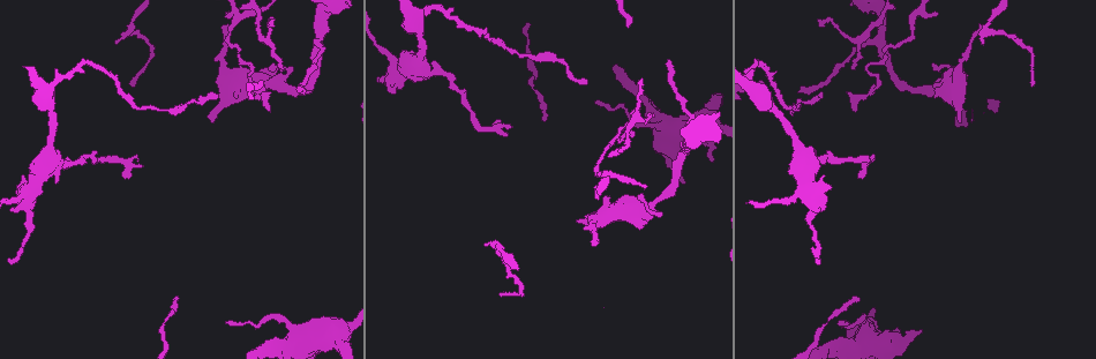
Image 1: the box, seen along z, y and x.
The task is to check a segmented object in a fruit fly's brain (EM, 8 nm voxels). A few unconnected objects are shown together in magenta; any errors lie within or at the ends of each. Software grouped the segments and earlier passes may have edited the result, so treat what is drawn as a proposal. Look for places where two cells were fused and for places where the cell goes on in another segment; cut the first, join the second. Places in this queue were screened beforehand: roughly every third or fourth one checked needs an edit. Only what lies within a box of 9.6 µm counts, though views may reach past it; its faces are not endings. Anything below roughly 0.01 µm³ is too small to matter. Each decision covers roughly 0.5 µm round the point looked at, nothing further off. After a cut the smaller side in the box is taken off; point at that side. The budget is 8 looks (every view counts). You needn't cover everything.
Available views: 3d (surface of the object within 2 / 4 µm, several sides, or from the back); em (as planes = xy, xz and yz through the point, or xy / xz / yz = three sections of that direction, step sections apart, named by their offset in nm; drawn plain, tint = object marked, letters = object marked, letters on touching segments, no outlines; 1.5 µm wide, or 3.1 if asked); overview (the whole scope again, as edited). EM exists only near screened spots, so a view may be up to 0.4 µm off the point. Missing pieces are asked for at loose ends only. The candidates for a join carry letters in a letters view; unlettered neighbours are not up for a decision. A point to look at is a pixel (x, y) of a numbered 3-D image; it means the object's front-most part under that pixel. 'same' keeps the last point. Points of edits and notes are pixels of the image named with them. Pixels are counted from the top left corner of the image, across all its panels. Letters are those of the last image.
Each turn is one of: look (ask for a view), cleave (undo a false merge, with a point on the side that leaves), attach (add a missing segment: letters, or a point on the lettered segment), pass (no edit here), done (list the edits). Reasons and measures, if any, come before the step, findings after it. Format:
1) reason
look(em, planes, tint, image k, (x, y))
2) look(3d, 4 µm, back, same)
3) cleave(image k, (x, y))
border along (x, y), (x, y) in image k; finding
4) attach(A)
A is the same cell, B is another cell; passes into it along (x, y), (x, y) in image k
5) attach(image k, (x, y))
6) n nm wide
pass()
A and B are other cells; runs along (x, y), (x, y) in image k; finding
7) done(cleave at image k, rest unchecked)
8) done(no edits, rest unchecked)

thin arm on a thick one
look(em, planes, letters, image 1, (337, 339))

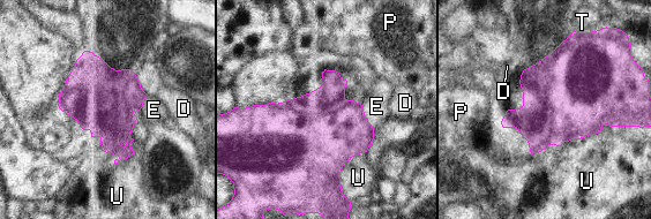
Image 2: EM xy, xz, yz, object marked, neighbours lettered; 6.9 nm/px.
cleave(image 2, (121, 127))
D, E, P, T and U are other cells; border along (134, 114), (118, 113), (98, 136) in image 2; two cells meet here

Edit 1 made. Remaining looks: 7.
sudden change in width
look(em, planes, letters, image 1, (53, 115))

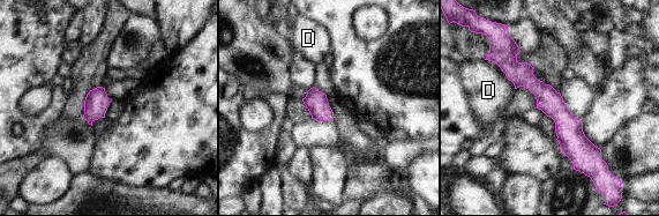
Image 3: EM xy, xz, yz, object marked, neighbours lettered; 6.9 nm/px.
160 nm wide
pass()
D is another cell; border along (485, 59), (494, 62), (515, 88) in image 3; one cell here

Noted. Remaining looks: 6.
abrupt turn
look(em, yz, step 8, tint, image 1, (123, 158))

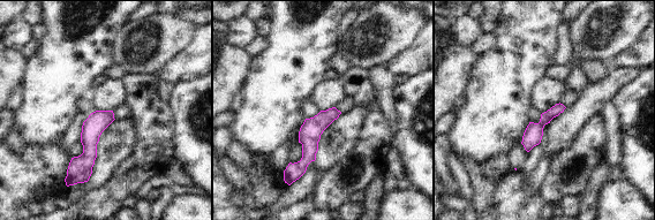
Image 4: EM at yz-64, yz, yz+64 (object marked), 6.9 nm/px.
cut it another way
look(em, planes, letters, same)

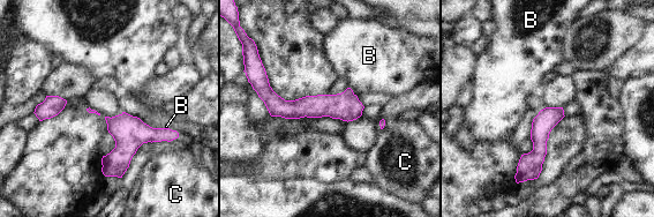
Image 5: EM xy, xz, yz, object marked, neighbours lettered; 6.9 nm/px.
pass()
B and C are other cells; border along (175, 131), (179, 136) in image 5; one cell here

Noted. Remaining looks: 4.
done(cleave at image 2, rest unchecked)

